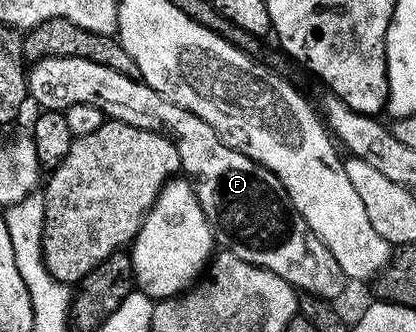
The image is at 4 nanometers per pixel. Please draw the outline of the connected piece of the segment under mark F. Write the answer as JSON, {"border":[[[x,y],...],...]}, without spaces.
{"border":[[[72,54],[60,56],[42,56],[32,63],[27,70],[27,94],[38,102],[41,110],[60,110],[64,112],[71,104],[91,104],[99,108],[106,119],[123,124],[131,124],[131,128],[143,128],[143,132],[155,132],[167,135],[179,152],[181,170],[184,177],[193,183],[193,191],[197,193],[199,204],[203,208],[203,216],[207,216],[209,226],[213,229],[216,245],[233,251],[239,260],[247,260],[247,264],[255,264],[275,272],[275,276],[283,276],[298,291],[316,294],[326,300],[337,300],[345,290],[347,279],[339,268],[339,260],[331,256],[327,244],[311,232],[307,220],[291,204],[283,184],[266,166],[260,166],[255,160],[243,156],[243,152],[233,150],[226,142],[221,141],[211,124],[195,112],[187,112],[187,108],[179,108],[167,96],[155,92],[140,78],[128,78],[123,72],[115,72],[115,68],[107,68],[107,64],[99,64],[90,58],[74,58]]]}

